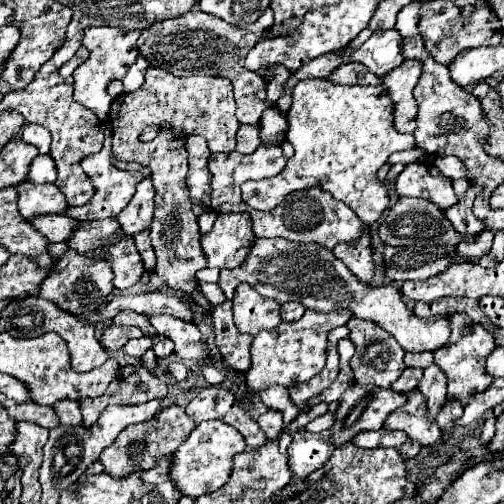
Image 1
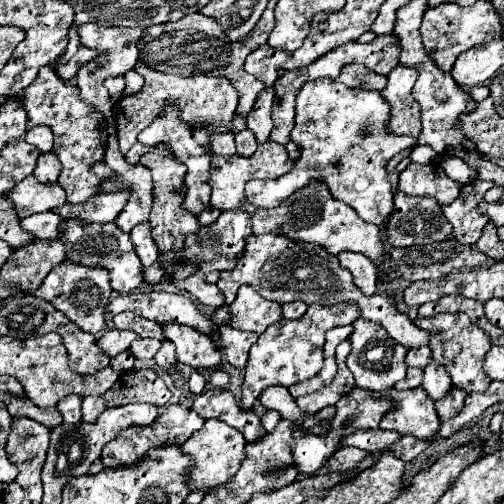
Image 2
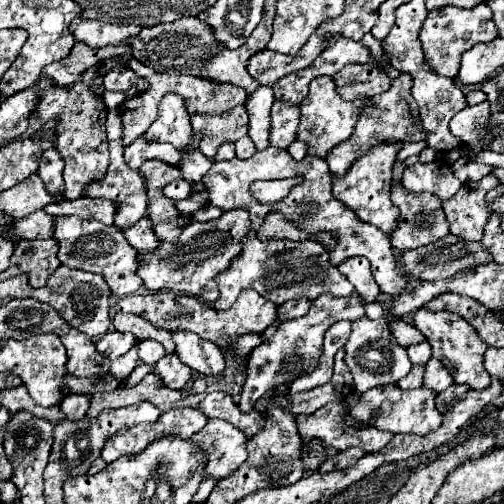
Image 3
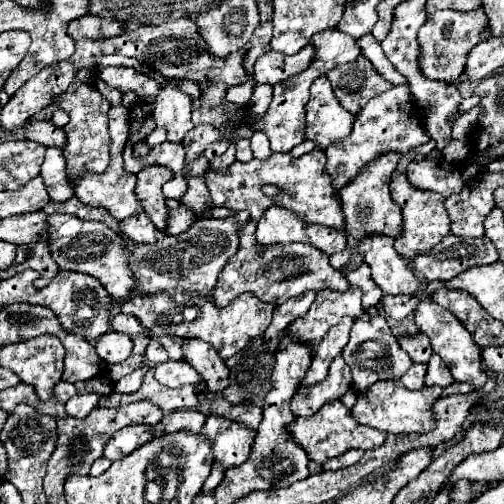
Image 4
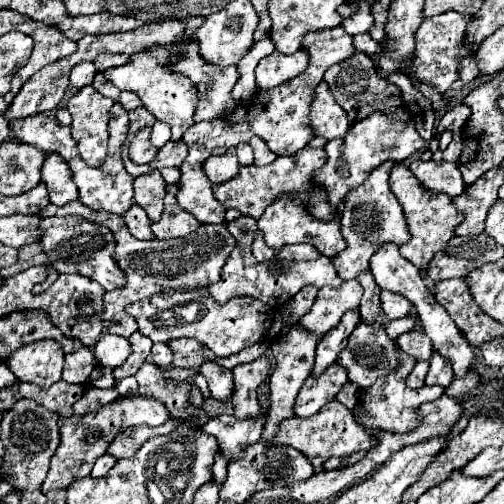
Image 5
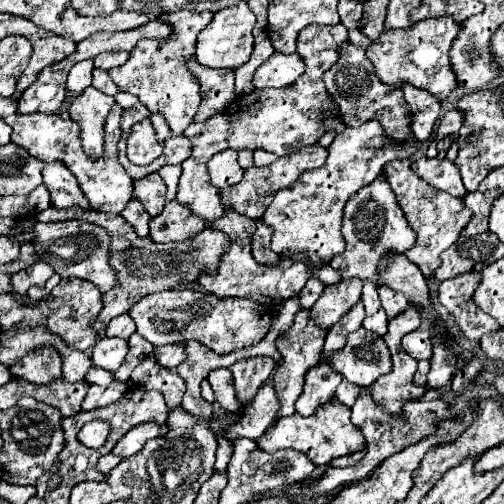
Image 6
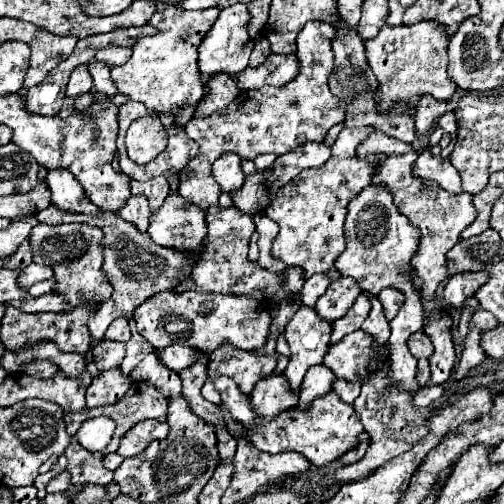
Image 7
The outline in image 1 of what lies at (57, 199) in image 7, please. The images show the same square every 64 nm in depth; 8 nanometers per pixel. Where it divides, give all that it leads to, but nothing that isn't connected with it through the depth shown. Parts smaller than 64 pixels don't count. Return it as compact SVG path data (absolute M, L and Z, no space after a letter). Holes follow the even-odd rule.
M50 154L36 156L36 160L32 162L32 168L30 168L26 180L32 180L34 184L56 182L56 162L52 160L52 156Z

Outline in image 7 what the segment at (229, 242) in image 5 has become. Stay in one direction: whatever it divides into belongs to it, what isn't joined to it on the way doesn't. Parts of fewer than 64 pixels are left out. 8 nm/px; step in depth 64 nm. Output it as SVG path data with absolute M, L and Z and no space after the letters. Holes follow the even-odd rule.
M48 206L46 210L36 214L38 222L44 224L68 224L68 222L82 222L82 224L90 224L90 226L98 226L104 232L104 264L102 270L108 278L108 282L112 284L114 292L110 296L110 300L106 300L100 310L88 320L88 330L92 340L102 340L106 328L120 316L132 316L132 312L146 302L148 298L152 298L154 294L162 292L162 290L170 290L176 286L176 280L180 278L180 268L186 264L186 258L180 256L180 252L172 250L172 254L168 254L168 248L162 248L158 244L152 244L150 236L146 232L138 232L138 228L130 222L126 222L124 218L116 216L114 212L104 212L100 216L86 216L86 214L72 214L72 212L64 212L58 210L56 206Z

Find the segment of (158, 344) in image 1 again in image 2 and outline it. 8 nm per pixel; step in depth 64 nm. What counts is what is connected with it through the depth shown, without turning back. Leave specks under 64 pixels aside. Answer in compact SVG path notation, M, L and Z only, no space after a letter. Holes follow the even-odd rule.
M162 342L162 348L160 348L160 352L156 354L156 364L158 364L158 368L162 368L166 374L172 374L172 370L174 372L178 372L178 368L176 368L176 352L174 352L174 348L172 348L172 342Z

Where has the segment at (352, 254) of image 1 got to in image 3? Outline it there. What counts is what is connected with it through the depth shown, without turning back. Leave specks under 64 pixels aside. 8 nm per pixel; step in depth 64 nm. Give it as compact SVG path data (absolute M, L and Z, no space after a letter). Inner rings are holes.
M352 258L346 260L344 264L338 266L338 270L354 284L356 292L366 300L366 302L374 302L380 294L378 284L372 280L372 272L370 272L370 264L366 258Z

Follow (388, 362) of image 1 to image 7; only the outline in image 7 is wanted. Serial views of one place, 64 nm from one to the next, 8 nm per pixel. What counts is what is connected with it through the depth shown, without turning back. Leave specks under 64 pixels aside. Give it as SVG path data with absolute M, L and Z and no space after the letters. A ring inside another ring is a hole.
M362 330L350 332L340 342L332 344L324 356L324 366L336 376L350 382L364 382L368 376L368 362L374 356L374 340Z

